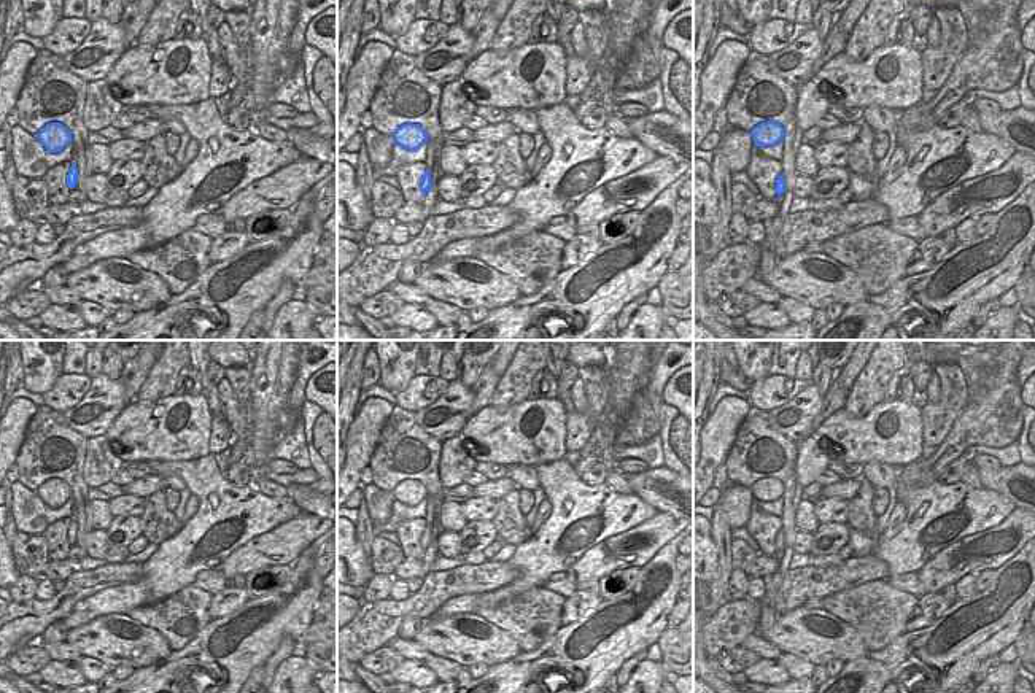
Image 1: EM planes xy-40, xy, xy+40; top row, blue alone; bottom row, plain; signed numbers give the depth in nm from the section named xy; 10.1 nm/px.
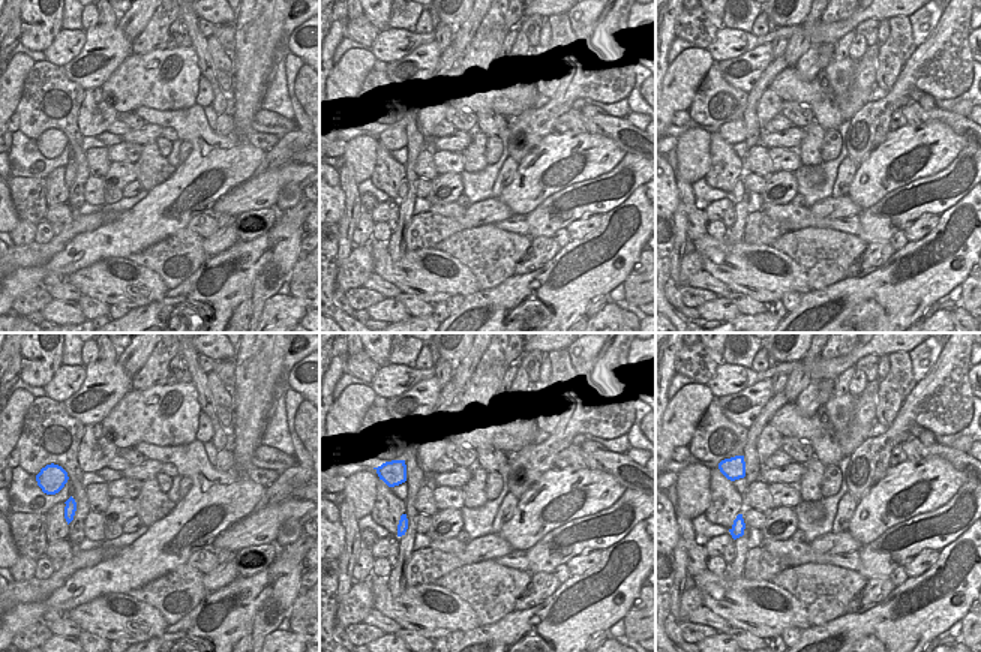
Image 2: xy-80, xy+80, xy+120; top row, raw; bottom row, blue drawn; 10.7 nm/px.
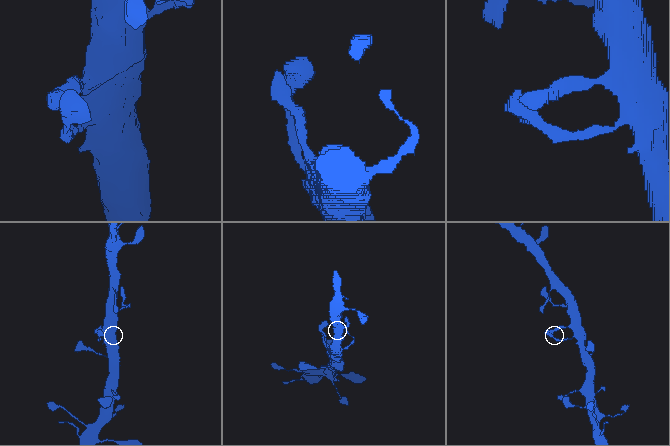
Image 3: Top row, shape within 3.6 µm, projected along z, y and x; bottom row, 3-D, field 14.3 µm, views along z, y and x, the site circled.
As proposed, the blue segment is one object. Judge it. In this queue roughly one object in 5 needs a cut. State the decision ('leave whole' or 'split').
leave whole

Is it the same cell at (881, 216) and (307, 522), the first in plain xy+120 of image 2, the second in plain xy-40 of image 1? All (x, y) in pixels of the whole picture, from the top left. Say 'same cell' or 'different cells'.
same cell

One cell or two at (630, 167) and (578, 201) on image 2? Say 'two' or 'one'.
one

